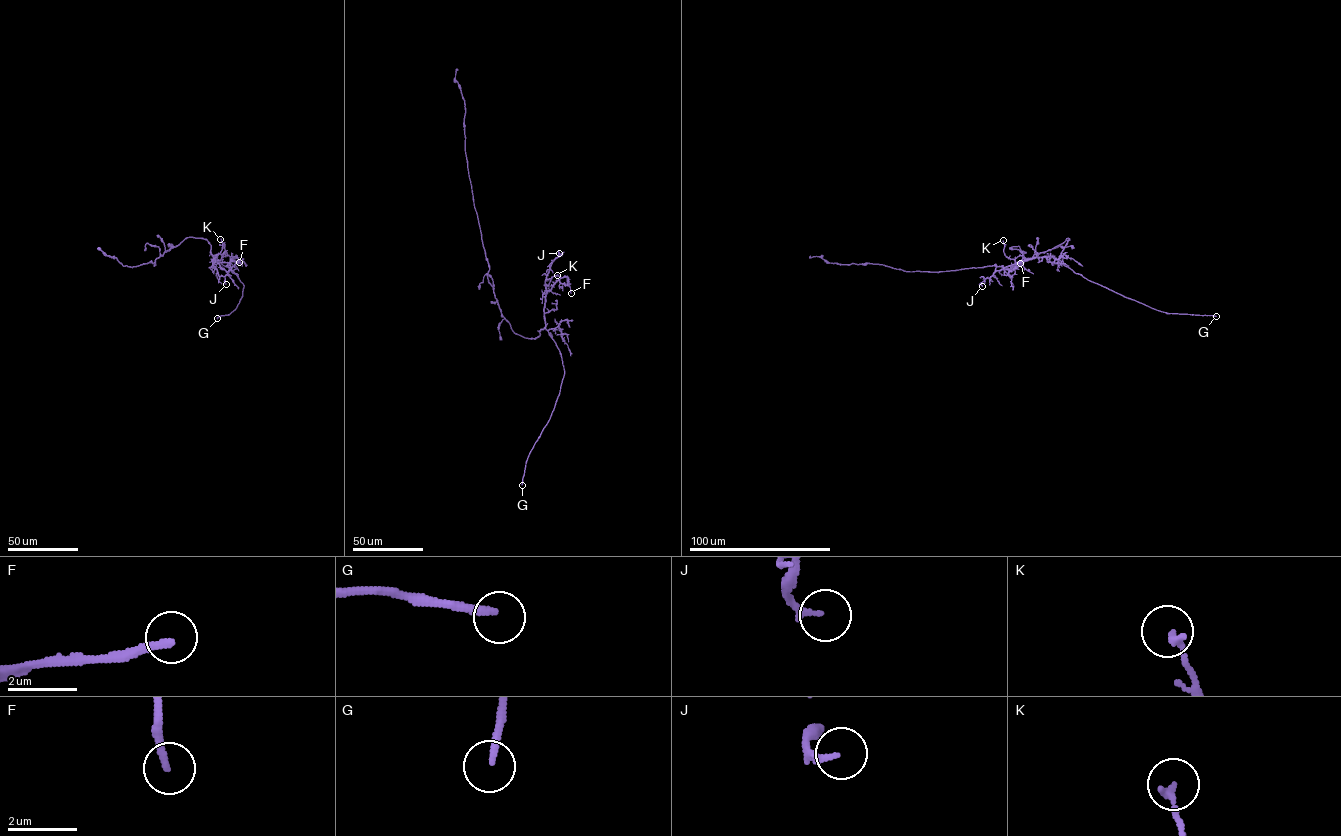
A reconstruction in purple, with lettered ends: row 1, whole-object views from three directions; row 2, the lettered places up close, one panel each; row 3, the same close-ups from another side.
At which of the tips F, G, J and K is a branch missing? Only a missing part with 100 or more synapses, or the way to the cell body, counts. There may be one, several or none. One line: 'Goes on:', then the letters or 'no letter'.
Goes on: G

